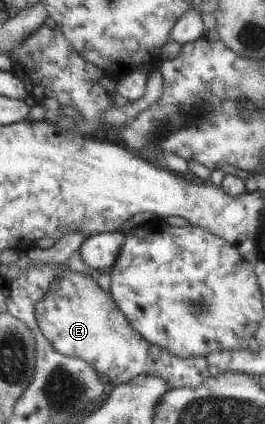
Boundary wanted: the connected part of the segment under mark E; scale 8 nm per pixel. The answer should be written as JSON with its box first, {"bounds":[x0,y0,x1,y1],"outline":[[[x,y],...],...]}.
{"bounds":[35,266,210,389],"outline":[[[67,266],[60,279],[35,304],[35,313],[42,334],[59,354],[87,361],[114,386],[125,384],[141,374],[149,374],[167,380],[171,389],[197,388],[210,377],[205,356],[179,358],[147,342],[131,327],[109,290],[103,290],[95,278],[73,273]]]}

